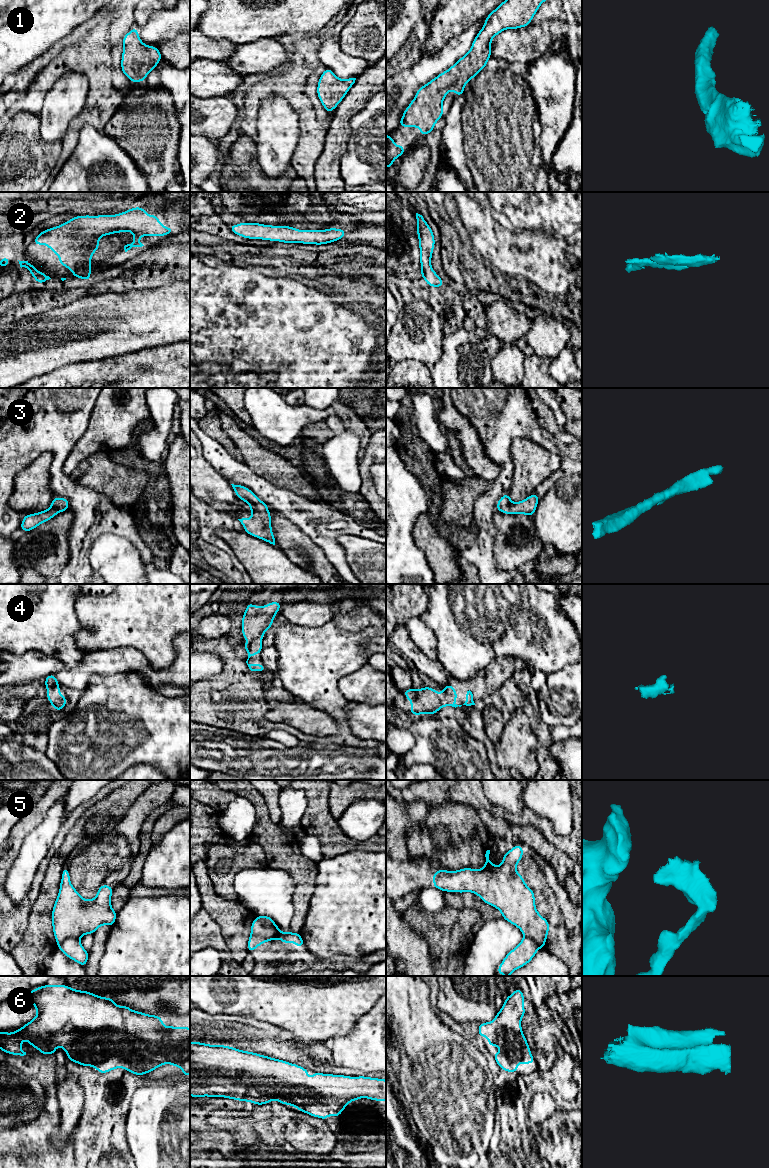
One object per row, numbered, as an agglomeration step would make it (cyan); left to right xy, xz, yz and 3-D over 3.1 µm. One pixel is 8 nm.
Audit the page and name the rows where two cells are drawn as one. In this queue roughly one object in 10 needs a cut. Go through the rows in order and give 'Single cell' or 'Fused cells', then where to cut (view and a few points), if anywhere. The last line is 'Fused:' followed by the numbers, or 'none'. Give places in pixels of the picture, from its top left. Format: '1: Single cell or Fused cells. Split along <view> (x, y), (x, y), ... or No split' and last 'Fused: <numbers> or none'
1: Single cell. No split
2: Single cell. No split
3: Single cell. No split
4: Single cell. No split
5: Fused cells. Split along xy (78, 938), (66, 938), (58, 945)
6: Single cell. No split
Fused: 5

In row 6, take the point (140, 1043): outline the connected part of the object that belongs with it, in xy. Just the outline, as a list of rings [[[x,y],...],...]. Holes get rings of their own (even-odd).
[[[46,984],[44,986],[37,987],[36,989],[29,991],[24,996],[27,996],[31,1000],[31,1003],[37,1010],[37,1015],[30,1022],[22,1026],[20,1029],[13,1031],[11,1034],[9,1034],[8,1032],[0,1031],[0,1049],[5,1053],[8,1053],[11,1055],[20,1055],[20,1056],[26,1055],[26,1052],[24,1052],[21,1049],[22,1041],[25,1039],[28,1041],[28,1043],[31,1046],[33,1046],[35,1049],[38,1049],[43,1055],[52,1054],[54,1056],[56,1048],[60,1046],[68,1055],[69,1061],[78,1063],[81,1066],[94,1067],[97,1069],[97,1071],[100,1074],[110,1072],[115,1068],[124,1068],[127,1071],[137,1076],[142,1076],[143,1074],[152,1072],[153,1070],[157,1069],[161,1065],[171,1064],[183,1070],[183,1077],[190,1075],[190,1028],[189,1027],[174,1027],[174,1026],[165,1027],[163,1024],[162,1018],[160,1016],[148,1015],[146,1013],[134,1011],[130,1009],[128,1005],[117,1006],[114,1002],[114,998],[101,997],[98,995],[94,995],[93,993],[88,992],[88,991],[81,991],[81,990],[73,989],[67,985]]]

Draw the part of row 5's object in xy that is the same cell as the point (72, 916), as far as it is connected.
[[[67,867],[62,870],[60,890],[52,910],[52,927],[57,945],[68,938],[94,934],[102,925],[113,926],[117,913],[111,907],[113,887],[103,884],[96,897],[84,899],[70,882]]]

